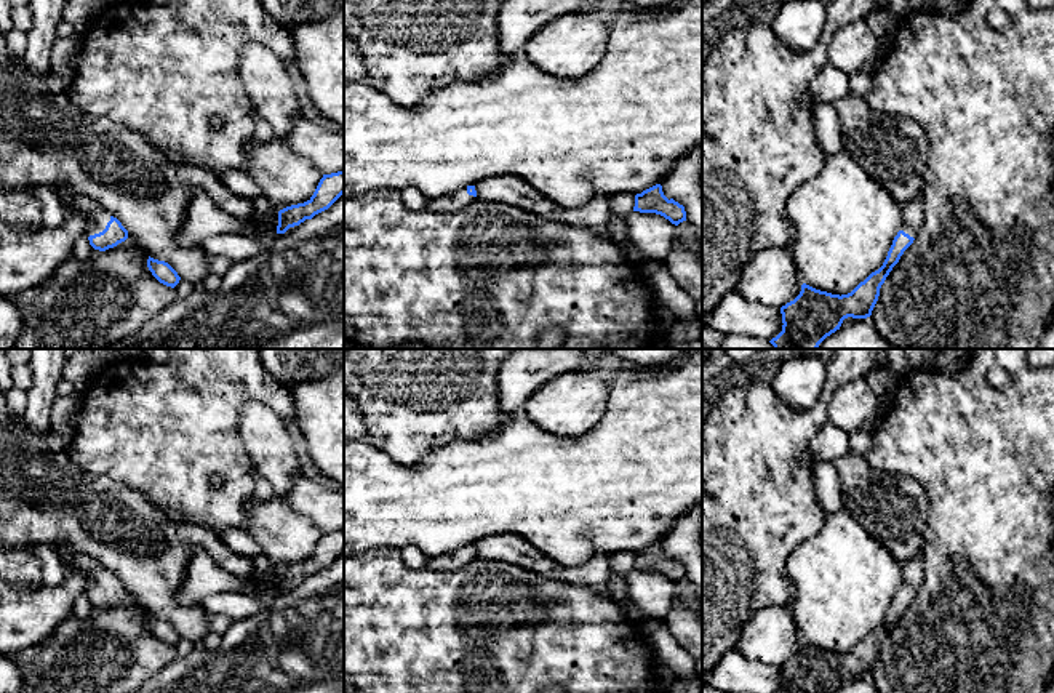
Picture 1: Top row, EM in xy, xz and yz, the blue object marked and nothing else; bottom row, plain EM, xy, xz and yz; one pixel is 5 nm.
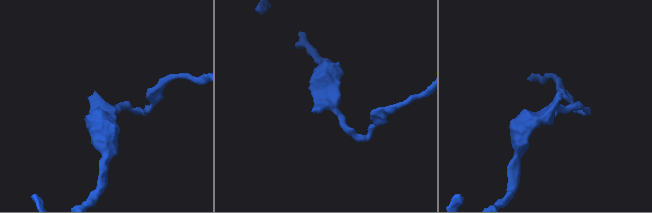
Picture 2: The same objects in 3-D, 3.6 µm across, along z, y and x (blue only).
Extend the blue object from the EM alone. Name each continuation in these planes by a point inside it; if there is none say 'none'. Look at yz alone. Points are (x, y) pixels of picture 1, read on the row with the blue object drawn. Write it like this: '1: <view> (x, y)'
1: yz (912, 221)

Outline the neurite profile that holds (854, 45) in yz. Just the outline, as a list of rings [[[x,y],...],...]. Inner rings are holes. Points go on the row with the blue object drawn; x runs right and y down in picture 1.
[[[854,21],[838,29],[827,48],[828,64],[852,75],[872,62],[881,45],[867,21]]]

